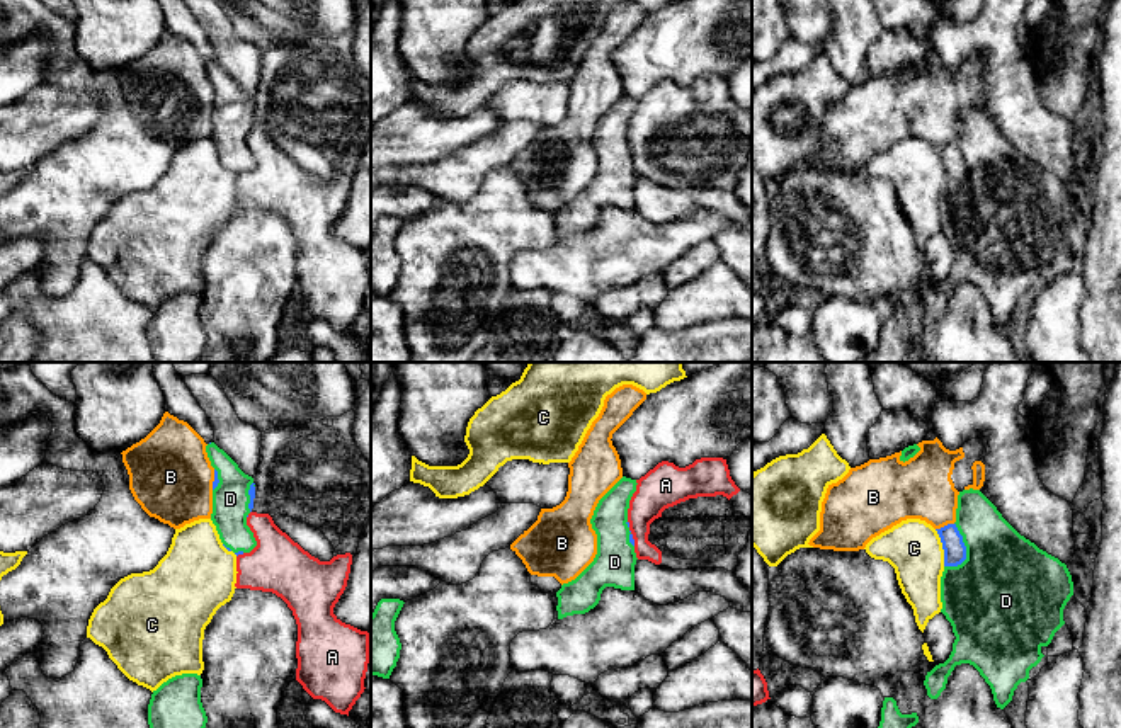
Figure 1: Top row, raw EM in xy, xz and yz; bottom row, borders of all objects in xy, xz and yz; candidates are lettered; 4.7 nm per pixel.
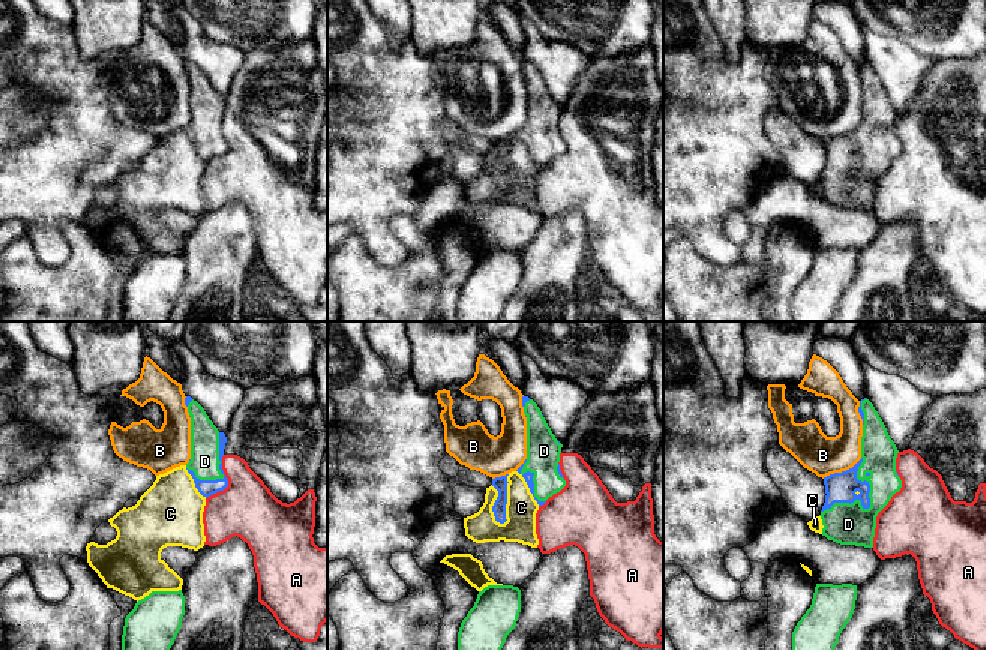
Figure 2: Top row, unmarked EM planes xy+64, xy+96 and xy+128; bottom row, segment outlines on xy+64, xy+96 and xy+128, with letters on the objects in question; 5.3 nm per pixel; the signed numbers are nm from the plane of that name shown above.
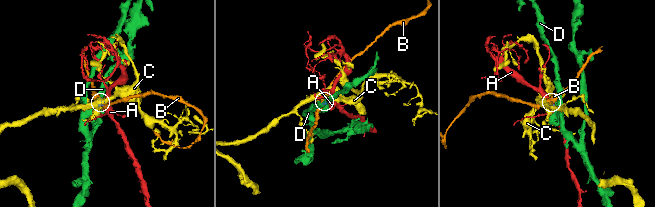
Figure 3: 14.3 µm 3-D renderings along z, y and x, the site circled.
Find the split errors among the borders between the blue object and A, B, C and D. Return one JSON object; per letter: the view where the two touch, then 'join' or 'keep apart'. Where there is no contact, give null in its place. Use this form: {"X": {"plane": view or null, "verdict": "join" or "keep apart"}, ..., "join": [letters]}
{"A": {"plane": "xz", "verdict": "keep apart"}, "B": {"plane": "yz", "verdict": "keep apart"}, "C": {"plane": "yz", "verdict": "keep apart"}, "D": {"plane": "yz", "verdict": "join"}, "join": ["D"]}

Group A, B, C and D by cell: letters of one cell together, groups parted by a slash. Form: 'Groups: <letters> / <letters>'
Groups: A / B / C / D

